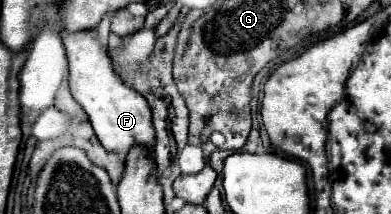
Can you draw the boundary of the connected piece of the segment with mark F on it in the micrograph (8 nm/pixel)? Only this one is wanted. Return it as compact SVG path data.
M97 31L91 33L63 33L63 45L67 49L69 59L69 85L75 101L87 113L97 139L109 151L119 155L121 159L127 157L129 149L145 147L149 155L155 149L155 127L151 119L151 109L139 93L125 87L123 81L115 75L107 49L99 45Z

